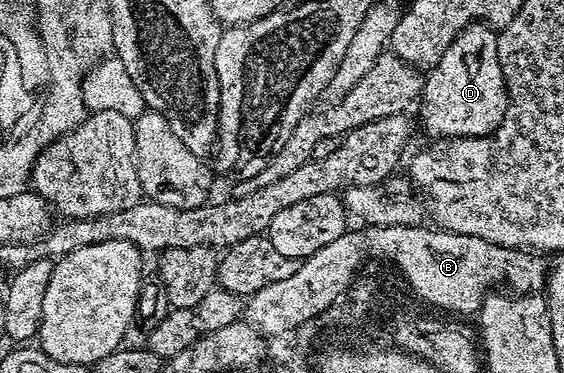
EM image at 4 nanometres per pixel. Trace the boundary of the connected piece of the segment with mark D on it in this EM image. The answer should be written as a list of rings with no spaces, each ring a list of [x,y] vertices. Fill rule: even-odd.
[[[484,21],[470,23],[465,30],[461,31],[459,37],[457,37],[443,53],[441,60],[431,68],[428,75],[424,78],[419,96],[419,104],[421,103],[421,123],[423,126],[425,126],[425,131],[427,134],[434,135],[434,137],[437,138],[434,140],[448,141],[451,139],[474,139],[480,135],[492,135],[493,132],[496,131],[498,125],[503,121],[503,117],[507,113],[507,105],[509,104],[509,90],[505,84],[503,69],[499,65],[499,45],[497,44],[497,36],[498,32]]]

